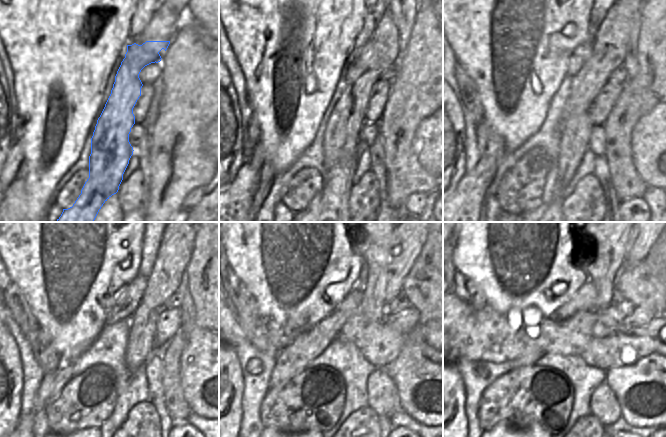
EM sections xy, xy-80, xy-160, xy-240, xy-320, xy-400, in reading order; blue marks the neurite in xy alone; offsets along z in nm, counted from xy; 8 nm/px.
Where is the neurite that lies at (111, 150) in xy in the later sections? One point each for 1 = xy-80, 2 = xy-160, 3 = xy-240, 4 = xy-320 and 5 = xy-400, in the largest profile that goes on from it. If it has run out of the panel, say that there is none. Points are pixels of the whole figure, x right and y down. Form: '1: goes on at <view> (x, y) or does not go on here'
1: goes on at xy-80 (341, 137)
2: goes on at xy-160 (611, 39)
3: goes on at xy-240 (176, 247)
4: goes on at xy-320 (408, 242)
5: goes on at xy-400 (639, 242)

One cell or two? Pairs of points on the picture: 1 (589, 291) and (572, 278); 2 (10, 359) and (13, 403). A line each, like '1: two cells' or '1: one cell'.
1: two cells
2: one cell

